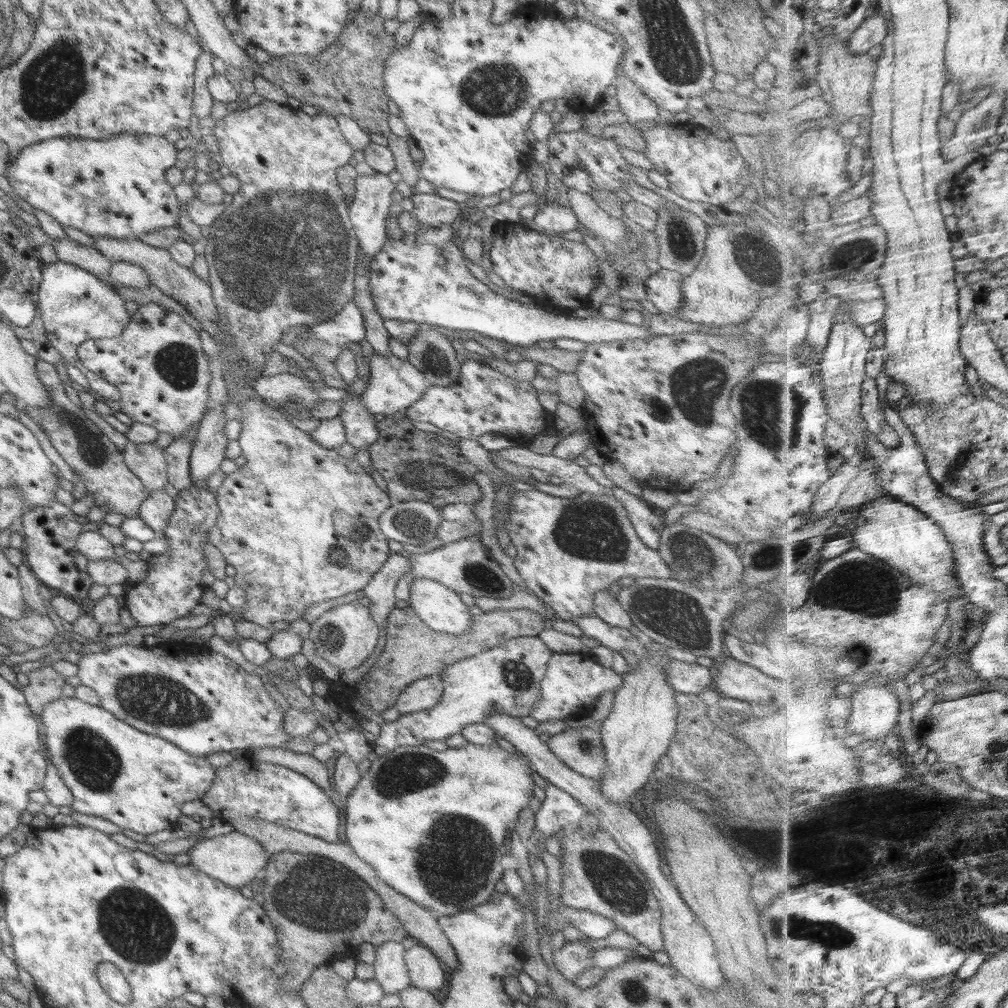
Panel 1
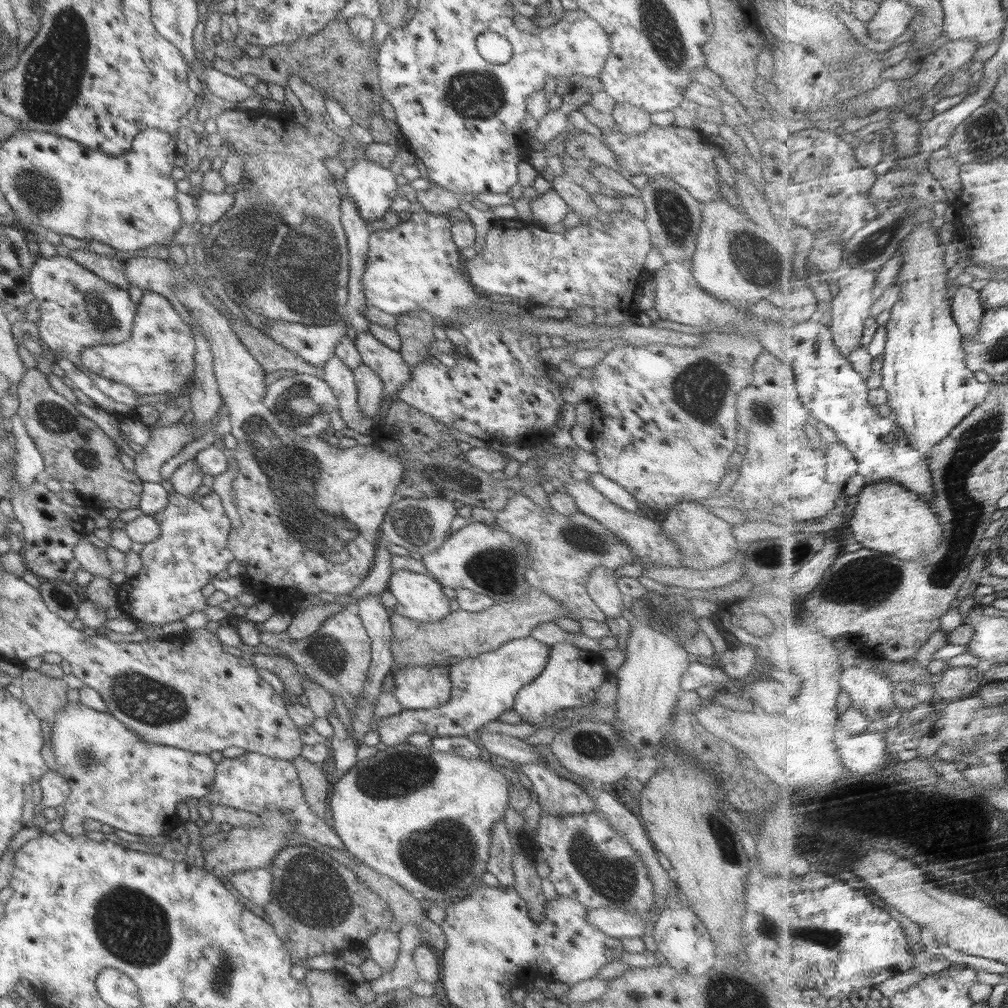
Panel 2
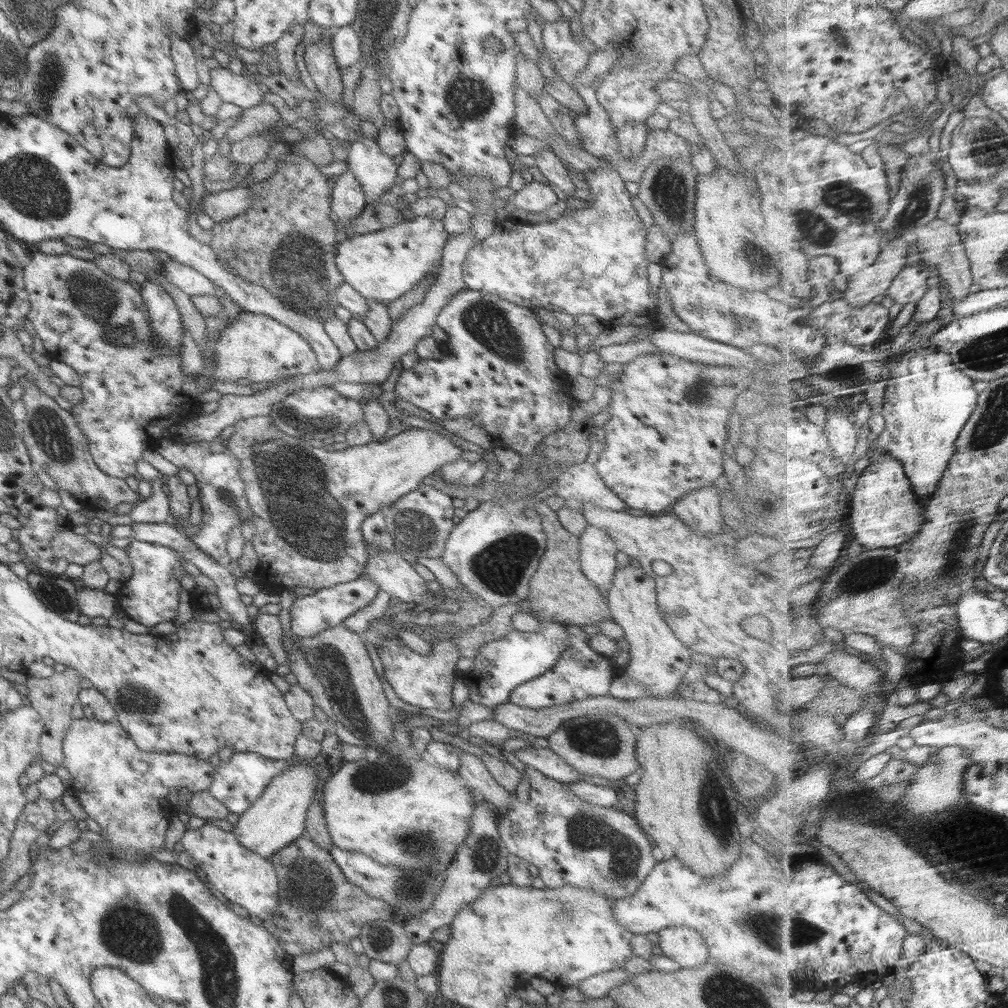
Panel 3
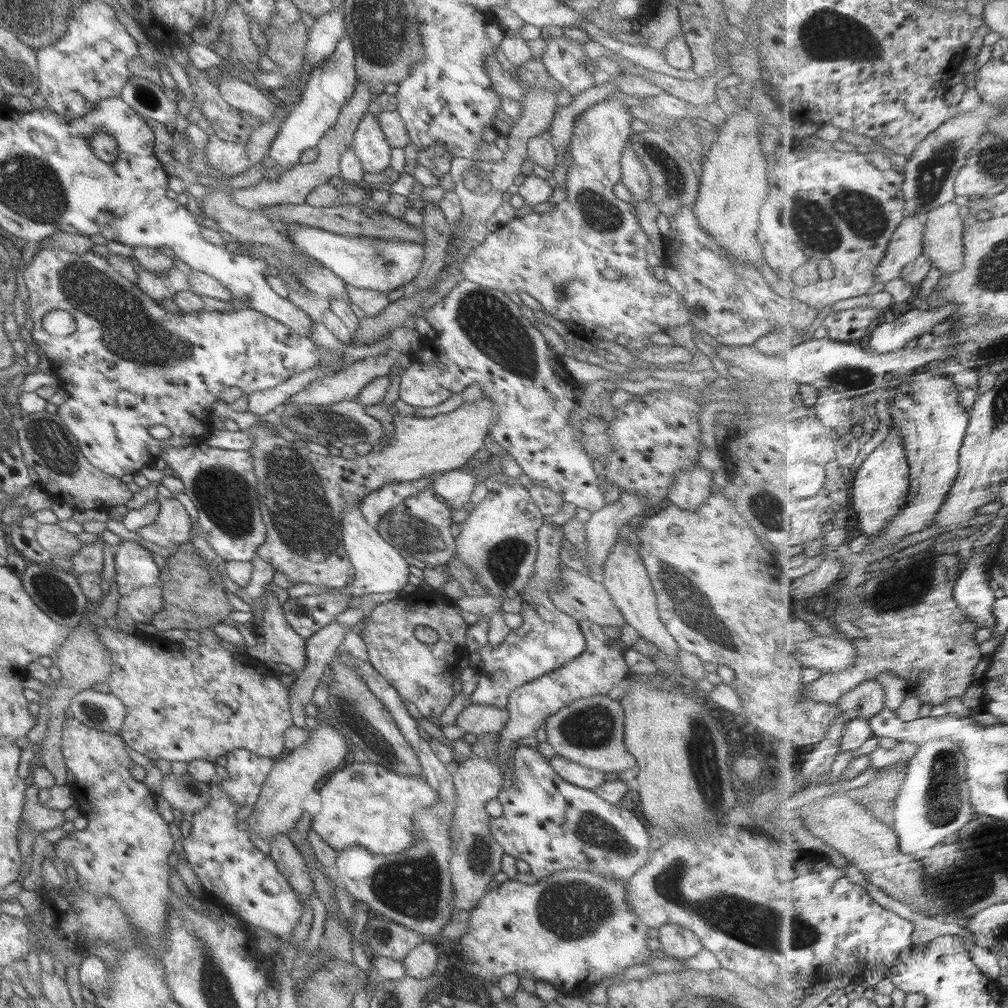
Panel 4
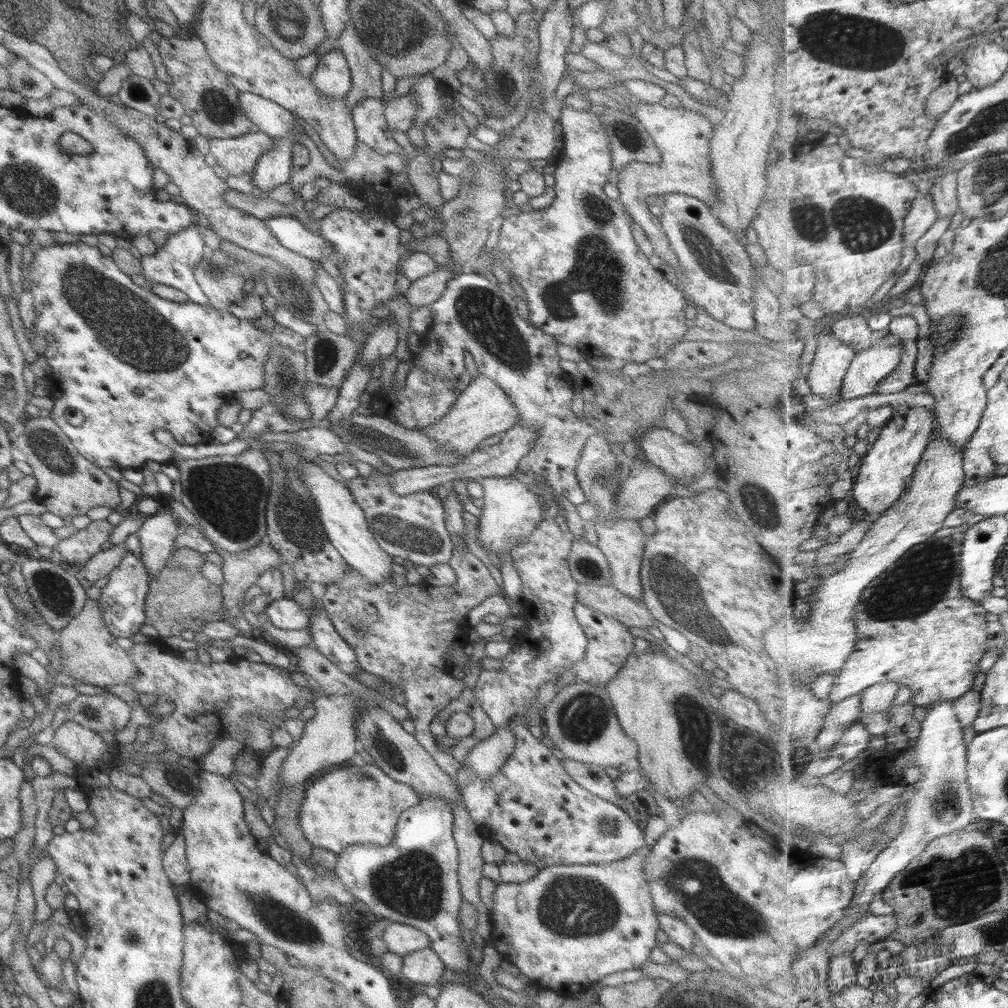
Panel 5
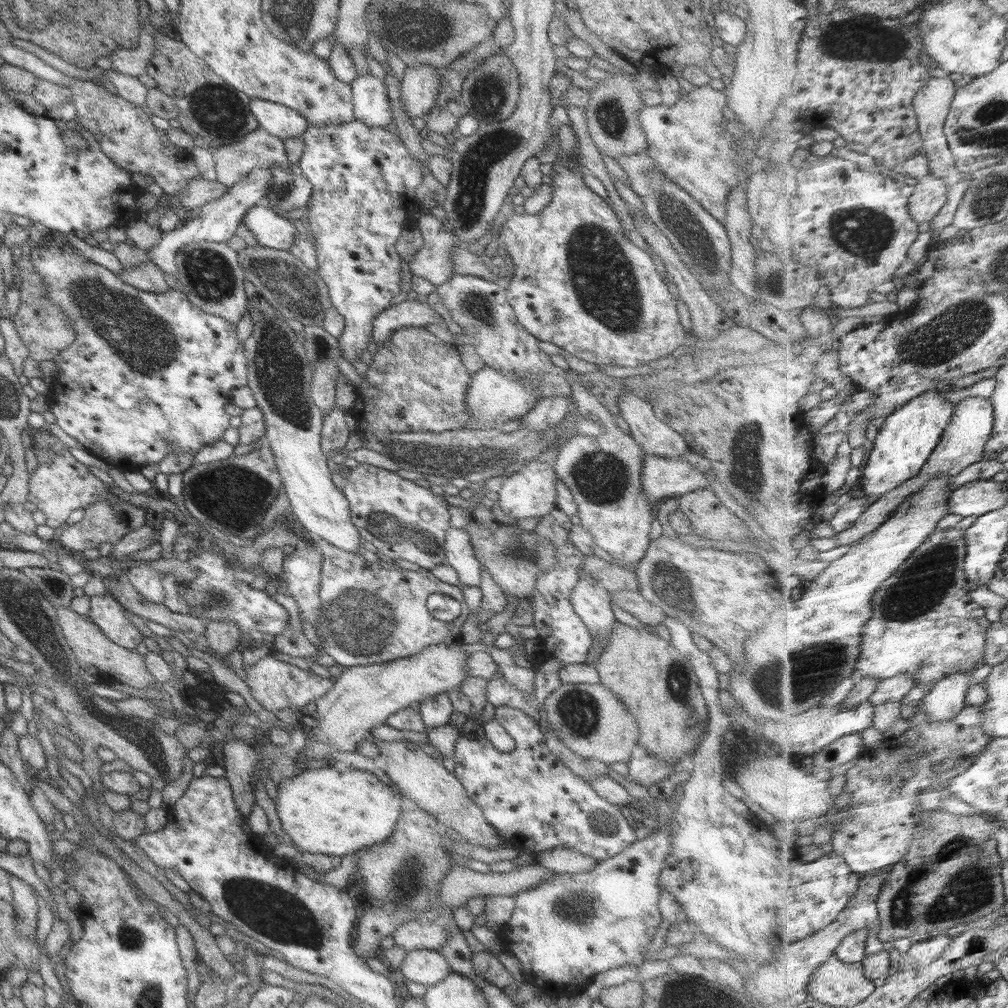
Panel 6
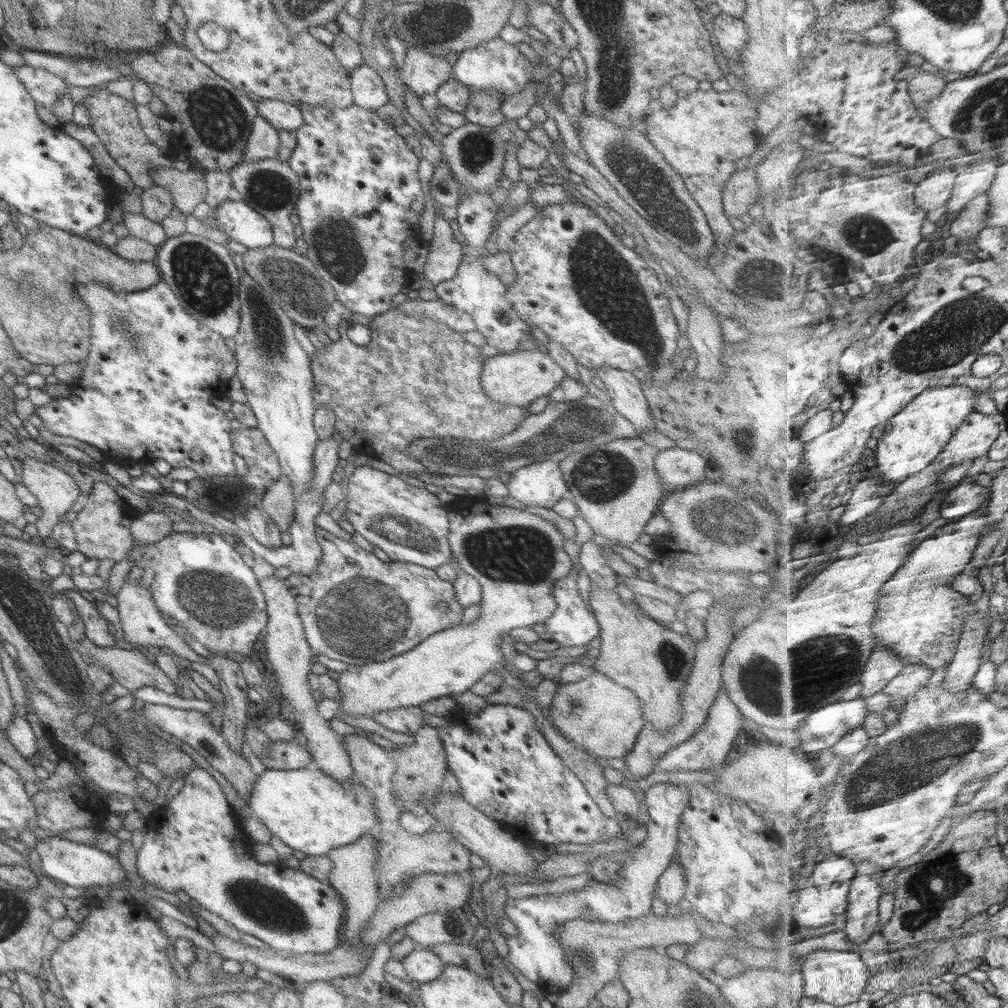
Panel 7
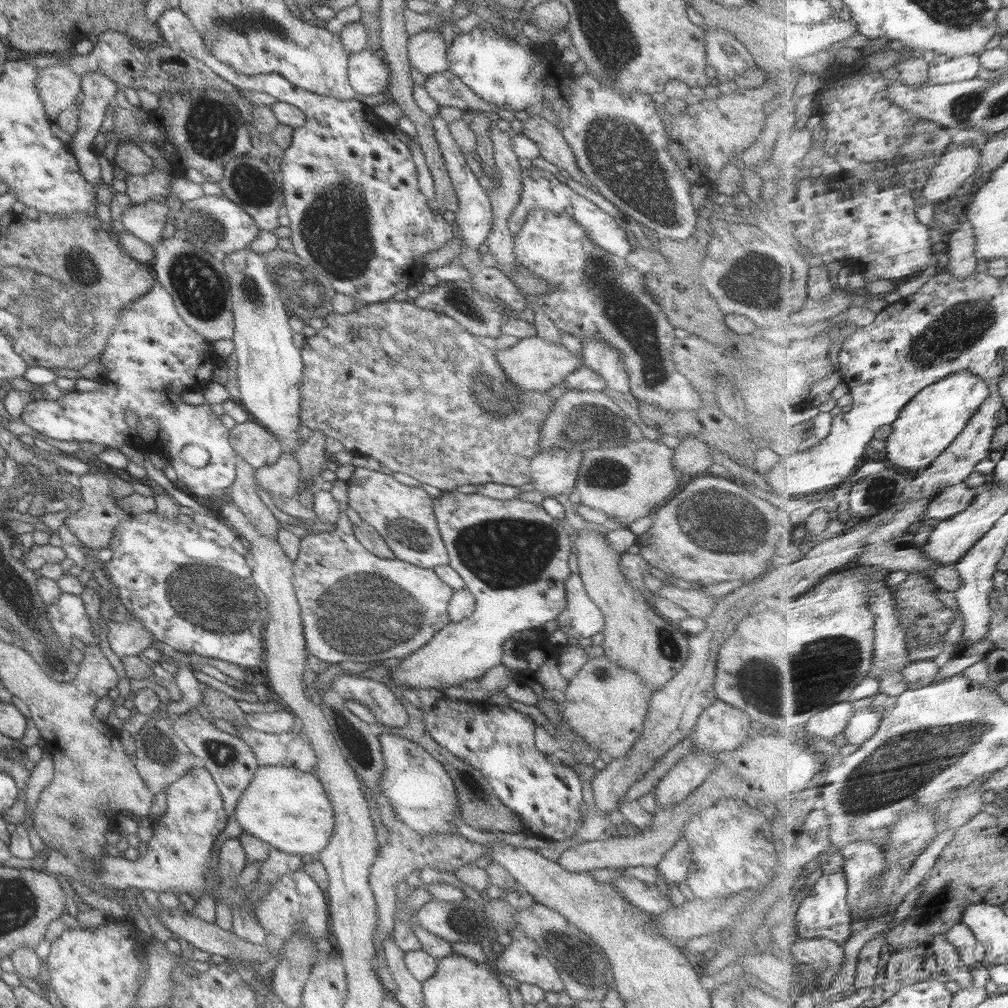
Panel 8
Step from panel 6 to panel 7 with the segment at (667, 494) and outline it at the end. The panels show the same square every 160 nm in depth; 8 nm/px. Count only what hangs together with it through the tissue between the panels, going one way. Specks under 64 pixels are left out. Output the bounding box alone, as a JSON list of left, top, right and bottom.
[653,446,708,495]

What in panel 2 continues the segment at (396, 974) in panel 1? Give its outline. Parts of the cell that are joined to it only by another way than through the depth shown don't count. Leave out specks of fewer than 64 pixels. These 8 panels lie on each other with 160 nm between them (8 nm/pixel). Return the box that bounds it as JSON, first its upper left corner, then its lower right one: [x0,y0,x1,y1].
[363,930,399,973]

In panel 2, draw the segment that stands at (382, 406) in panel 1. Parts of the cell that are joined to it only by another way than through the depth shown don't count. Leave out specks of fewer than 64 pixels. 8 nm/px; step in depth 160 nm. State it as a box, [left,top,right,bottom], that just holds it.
[354,331,410,404]

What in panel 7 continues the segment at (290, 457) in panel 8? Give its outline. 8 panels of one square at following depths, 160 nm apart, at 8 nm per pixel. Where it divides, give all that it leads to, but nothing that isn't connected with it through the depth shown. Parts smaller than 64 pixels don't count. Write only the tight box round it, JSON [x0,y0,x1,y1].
[260,476,293,532]

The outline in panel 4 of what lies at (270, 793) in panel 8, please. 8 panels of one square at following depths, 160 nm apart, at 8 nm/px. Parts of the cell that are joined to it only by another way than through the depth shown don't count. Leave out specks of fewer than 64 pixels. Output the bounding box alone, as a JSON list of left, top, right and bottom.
[310,762,438,856]

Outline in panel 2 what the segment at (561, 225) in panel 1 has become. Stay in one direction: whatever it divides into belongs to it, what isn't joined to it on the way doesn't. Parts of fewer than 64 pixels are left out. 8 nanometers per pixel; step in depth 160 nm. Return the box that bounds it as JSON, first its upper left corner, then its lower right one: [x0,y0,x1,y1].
[528,189,570,227]

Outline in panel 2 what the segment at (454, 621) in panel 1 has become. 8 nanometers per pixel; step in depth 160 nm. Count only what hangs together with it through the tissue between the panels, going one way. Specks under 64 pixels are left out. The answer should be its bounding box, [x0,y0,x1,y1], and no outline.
[386,570,450,623]

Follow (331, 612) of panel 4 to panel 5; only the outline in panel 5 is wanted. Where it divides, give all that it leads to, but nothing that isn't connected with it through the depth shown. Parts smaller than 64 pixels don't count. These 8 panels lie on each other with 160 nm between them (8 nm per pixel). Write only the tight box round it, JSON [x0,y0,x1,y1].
[258,597,310,630]

